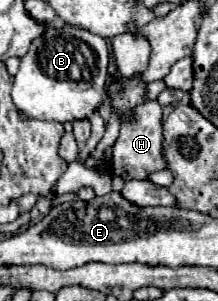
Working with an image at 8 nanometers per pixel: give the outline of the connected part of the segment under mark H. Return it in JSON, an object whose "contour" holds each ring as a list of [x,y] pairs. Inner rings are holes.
{"contour":[[[146,101],[124,115],[120,135],[112,147],[110,173],[122,177],[124,181],[130,181],[130,179],[142,181],[150,173],[162,171],[162,169],[166,169],[164,157],[162,157],[162,107],[158,105],[158,101]]]}

